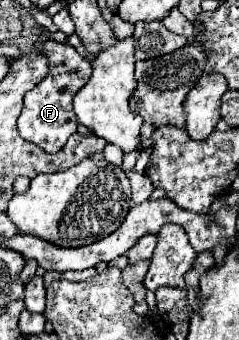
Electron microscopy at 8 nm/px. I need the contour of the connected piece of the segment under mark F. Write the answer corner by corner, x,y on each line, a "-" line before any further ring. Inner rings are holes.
53,40
43,44
43,54
49,60
49,76
25,94
25,106
19,116
19,134
21,138
35,142
45,152
55,154
65,146
67,138
77,132
71,102
73,96
87,84
87,78
91,76
91,64
81,54
77,54
71,44
59,44

